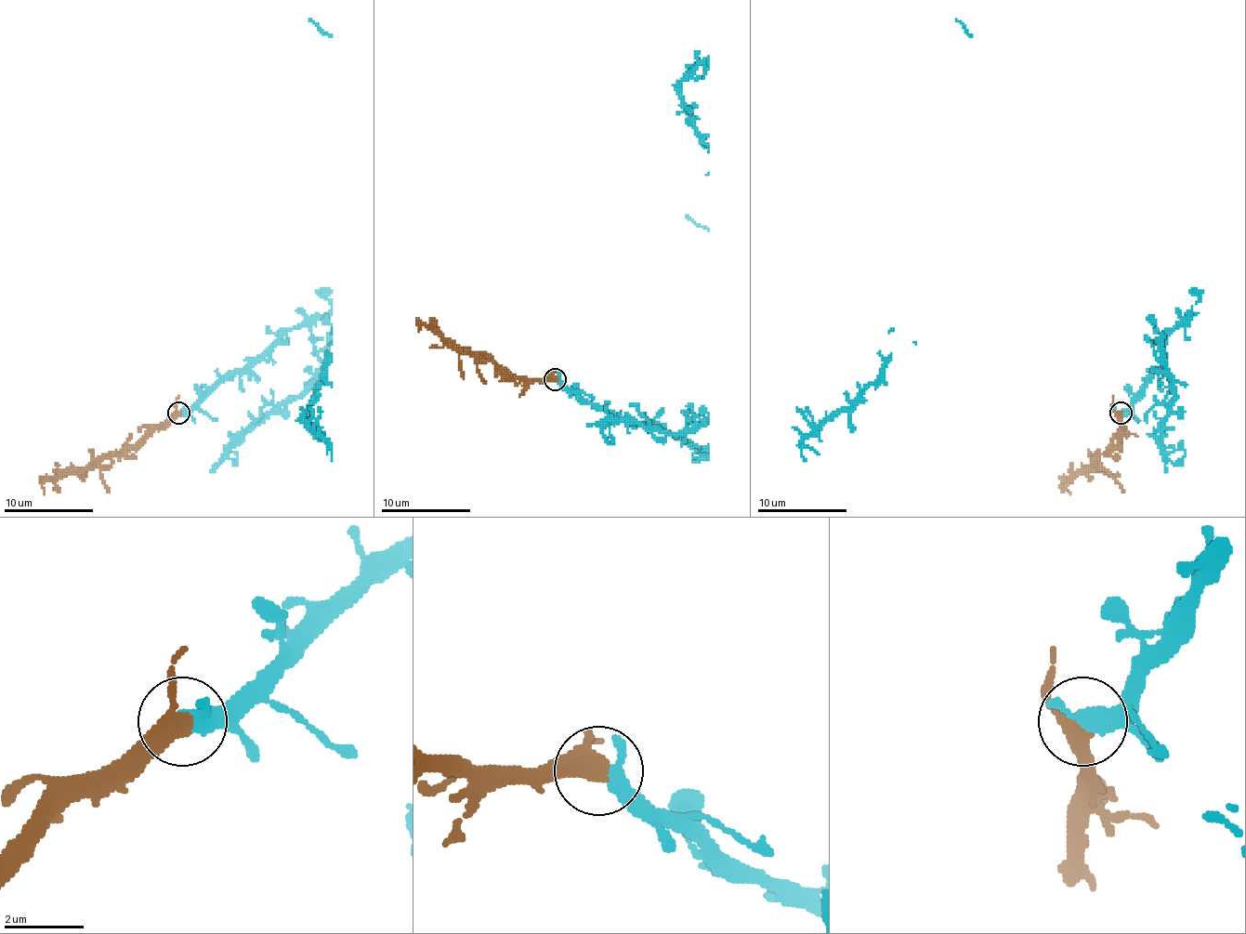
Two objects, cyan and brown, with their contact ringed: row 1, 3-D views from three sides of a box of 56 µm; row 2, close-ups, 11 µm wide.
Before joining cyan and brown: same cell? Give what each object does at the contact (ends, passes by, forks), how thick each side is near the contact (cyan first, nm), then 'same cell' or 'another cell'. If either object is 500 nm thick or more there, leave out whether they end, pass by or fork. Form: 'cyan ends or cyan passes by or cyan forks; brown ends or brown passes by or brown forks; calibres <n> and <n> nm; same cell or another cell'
cyan passes by; brown passes by; calibres 320 and 420 nm; same cell

